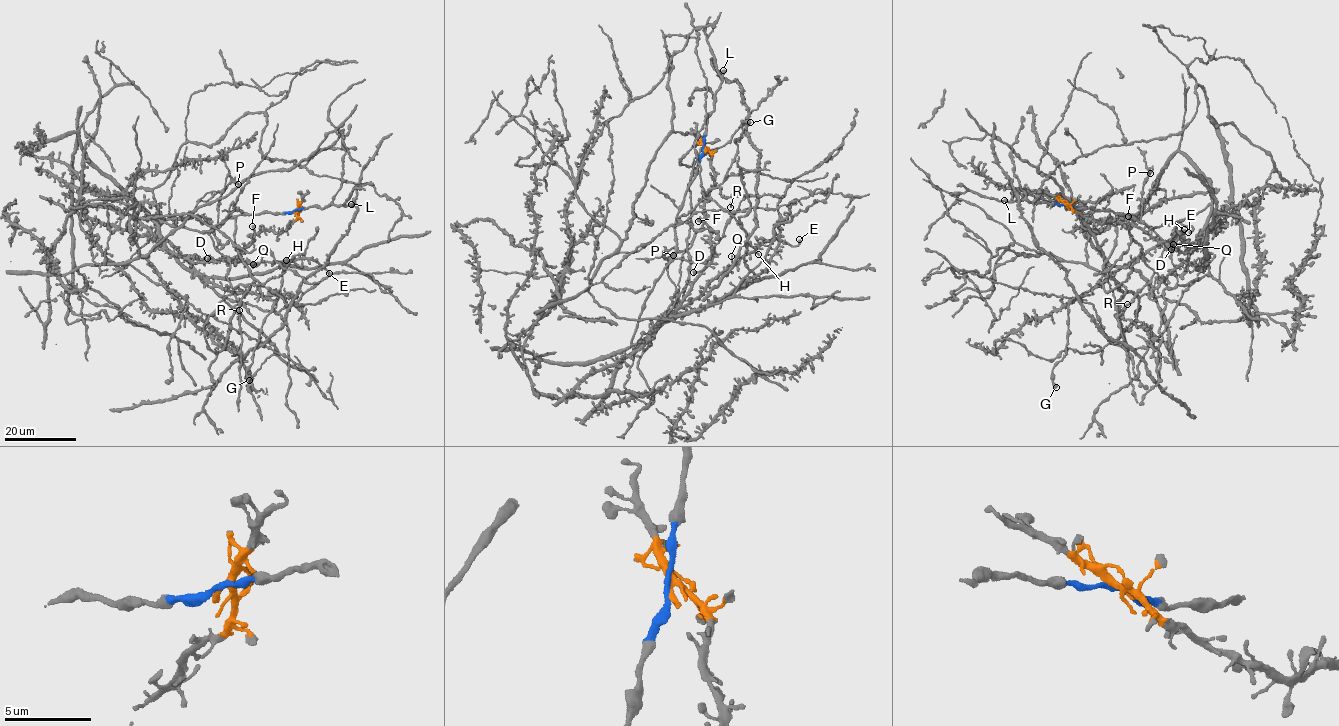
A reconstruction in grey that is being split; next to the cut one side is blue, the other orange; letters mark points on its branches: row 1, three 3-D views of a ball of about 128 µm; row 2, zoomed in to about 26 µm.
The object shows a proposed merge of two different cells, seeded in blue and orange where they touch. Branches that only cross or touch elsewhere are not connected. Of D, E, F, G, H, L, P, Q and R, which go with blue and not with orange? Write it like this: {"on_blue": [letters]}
{"on_blue": ["G", "L", "P", "R"]}

